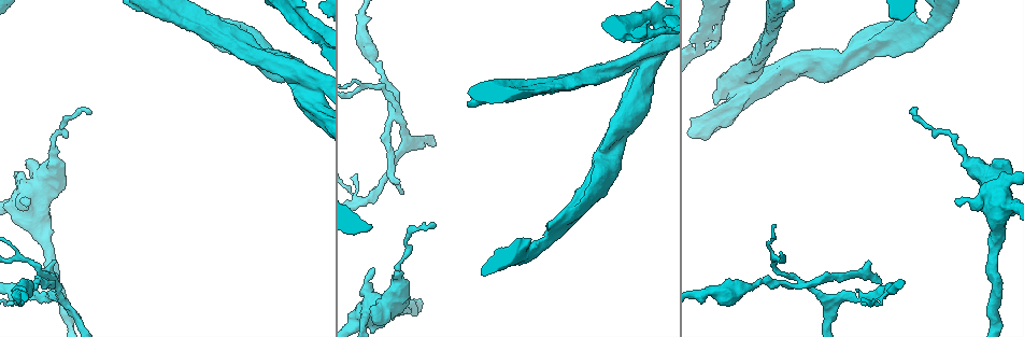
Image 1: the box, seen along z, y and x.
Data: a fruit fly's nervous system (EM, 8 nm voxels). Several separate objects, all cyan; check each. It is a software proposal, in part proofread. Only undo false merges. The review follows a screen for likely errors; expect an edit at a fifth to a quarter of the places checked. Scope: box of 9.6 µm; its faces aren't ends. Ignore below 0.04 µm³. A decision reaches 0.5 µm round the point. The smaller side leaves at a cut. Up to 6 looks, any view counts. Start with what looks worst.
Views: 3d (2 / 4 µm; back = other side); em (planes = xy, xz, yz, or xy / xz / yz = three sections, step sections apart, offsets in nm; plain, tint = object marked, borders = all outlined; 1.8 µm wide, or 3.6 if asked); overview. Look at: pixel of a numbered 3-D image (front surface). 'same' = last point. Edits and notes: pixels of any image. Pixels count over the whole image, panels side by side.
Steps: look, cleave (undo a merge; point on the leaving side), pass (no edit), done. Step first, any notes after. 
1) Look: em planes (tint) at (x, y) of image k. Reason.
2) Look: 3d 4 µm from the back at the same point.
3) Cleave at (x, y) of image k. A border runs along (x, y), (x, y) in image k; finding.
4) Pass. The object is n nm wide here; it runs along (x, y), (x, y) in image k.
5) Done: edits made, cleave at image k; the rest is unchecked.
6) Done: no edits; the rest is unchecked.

Look: em 3.6 µm planes (plain) at (298, 83) of image 1. Two arms at a narrow angle.

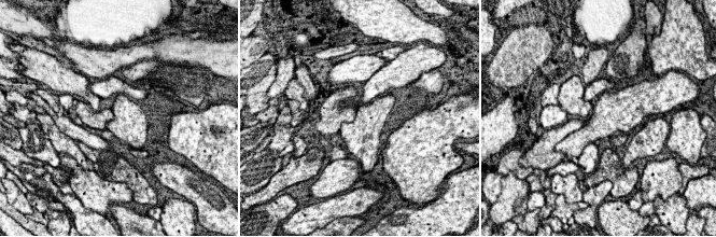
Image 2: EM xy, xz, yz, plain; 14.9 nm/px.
Look: em 3.6 µm planes (tint) at the same point.

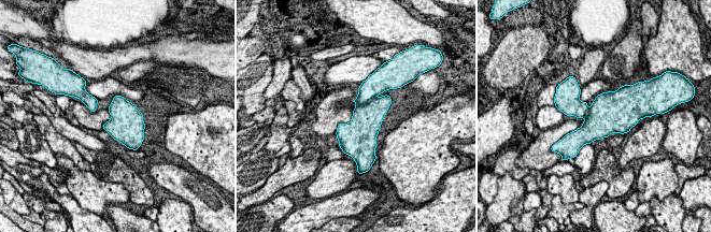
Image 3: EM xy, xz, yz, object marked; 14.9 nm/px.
Cleave at (367, 90) of image 3. The object is 460 nm wide here; a border runs along (366, 102), (356, 105) in image 3; a second neuron is stuck on.

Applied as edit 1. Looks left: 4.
Look: overview. See it whole again.

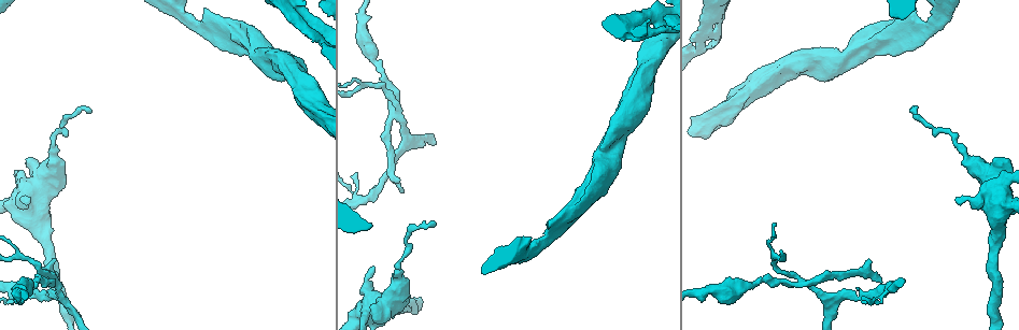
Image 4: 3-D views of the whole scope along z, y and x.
Look: em yz step 8 (tint) at (652, 16) of image 4. Branch point.

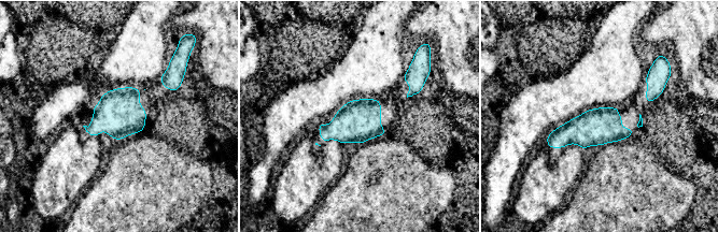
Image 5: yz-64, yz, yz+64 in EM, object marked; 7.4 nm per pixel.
Look: em planes (tint) at the same point.

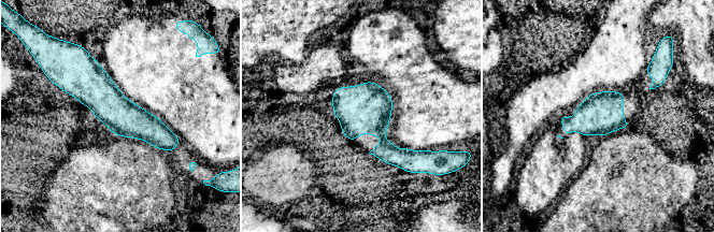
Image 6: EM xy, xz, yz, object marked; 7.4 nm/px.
Pass. The object is 280 nm wide here; it runs along (87, 58), (87, 74), (172, 146) in image 6; all the same neuron.

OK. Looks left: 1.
Look: em xz step 16 (tint) at (372, 62) of image 4. Thick turns thin.

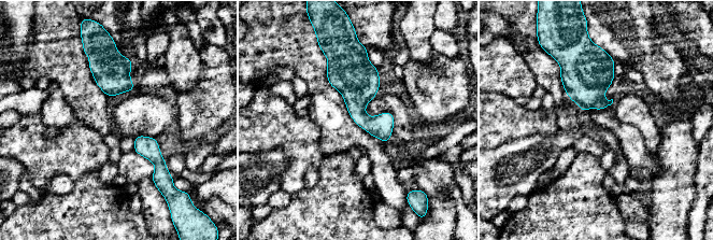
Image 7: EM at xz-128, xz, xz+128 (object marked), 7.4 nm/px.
Pass. One neuron here.

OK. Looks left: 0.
Done: edits made, cleave at image 3; the rest is unchecked.

